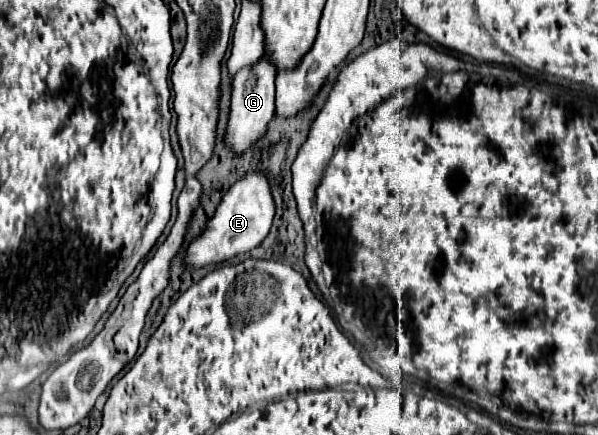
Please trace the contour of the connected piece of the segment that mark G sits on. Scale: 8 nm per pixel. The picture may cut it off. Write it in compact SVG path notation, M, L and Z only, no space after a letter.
M262 56L256 64L244 66L234 76L234 92L232 92L232 112L228 122L226 140L234 148L234 152L242 152L252 146L268 128L270 118L274 116L274 80L276 80L276 66L272 60Z

